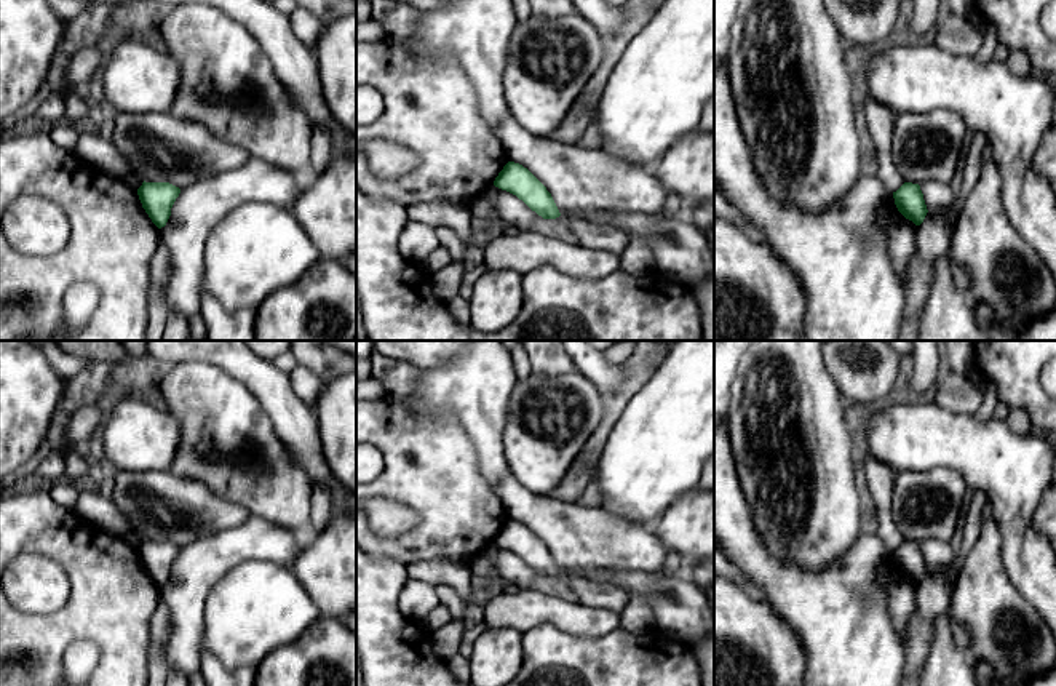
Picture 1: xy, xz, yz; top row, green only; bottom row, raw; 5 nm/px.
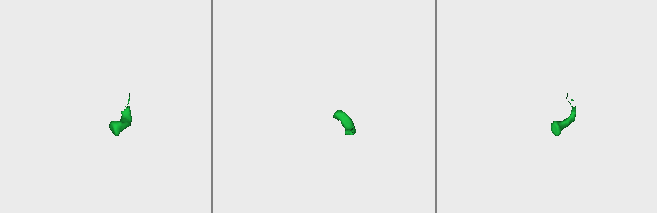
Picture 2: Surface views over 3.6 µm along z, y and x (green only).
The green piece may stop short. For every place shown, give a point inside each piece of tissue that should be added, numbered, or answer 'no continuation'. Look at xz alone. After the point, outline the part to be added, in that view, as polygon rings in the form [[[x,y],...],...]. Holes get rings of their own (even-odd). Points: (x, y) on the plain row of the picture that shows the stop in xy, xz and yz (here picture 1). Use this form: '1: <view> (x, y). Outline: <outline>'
no continuation

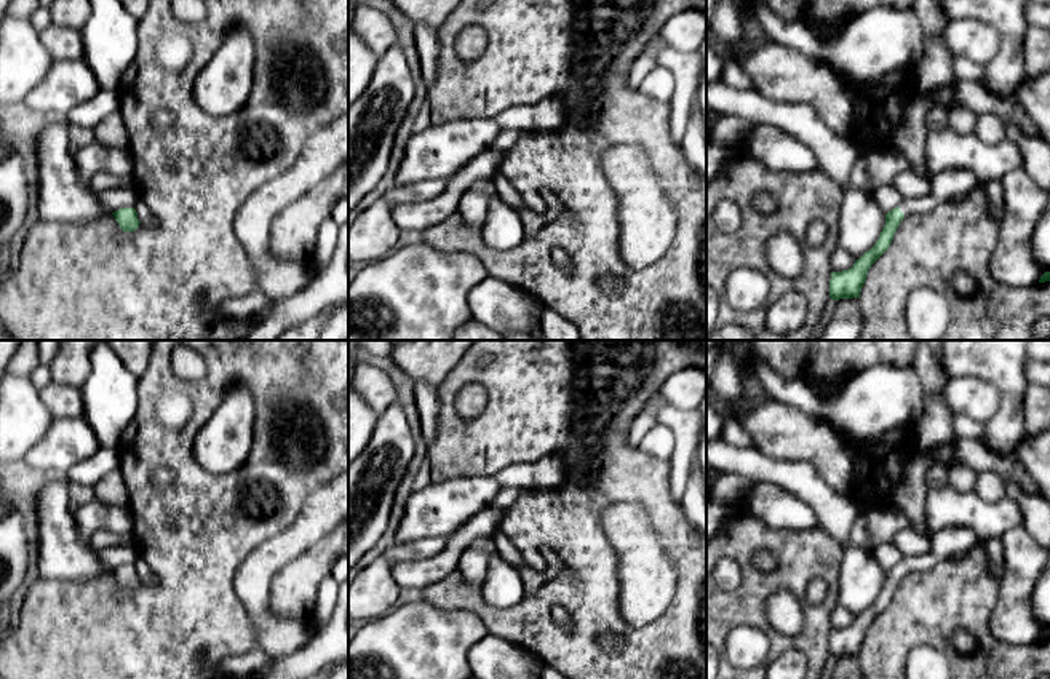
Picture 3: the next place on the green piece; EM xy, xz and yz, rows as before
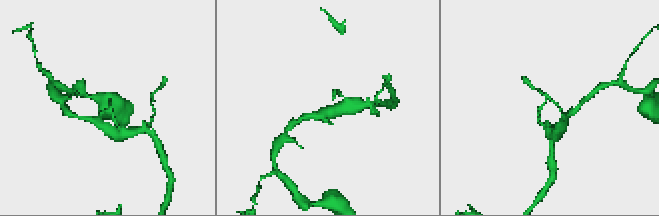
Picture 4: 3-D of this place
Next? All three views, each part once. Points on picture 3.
1: yz (946, 542). Outline: [[[943,527],[930,535],[932,546],[925,554],[905,554],[898,566],[905,575],[925,572],[973,548],[976,542],[976,534],[968,527]]]

